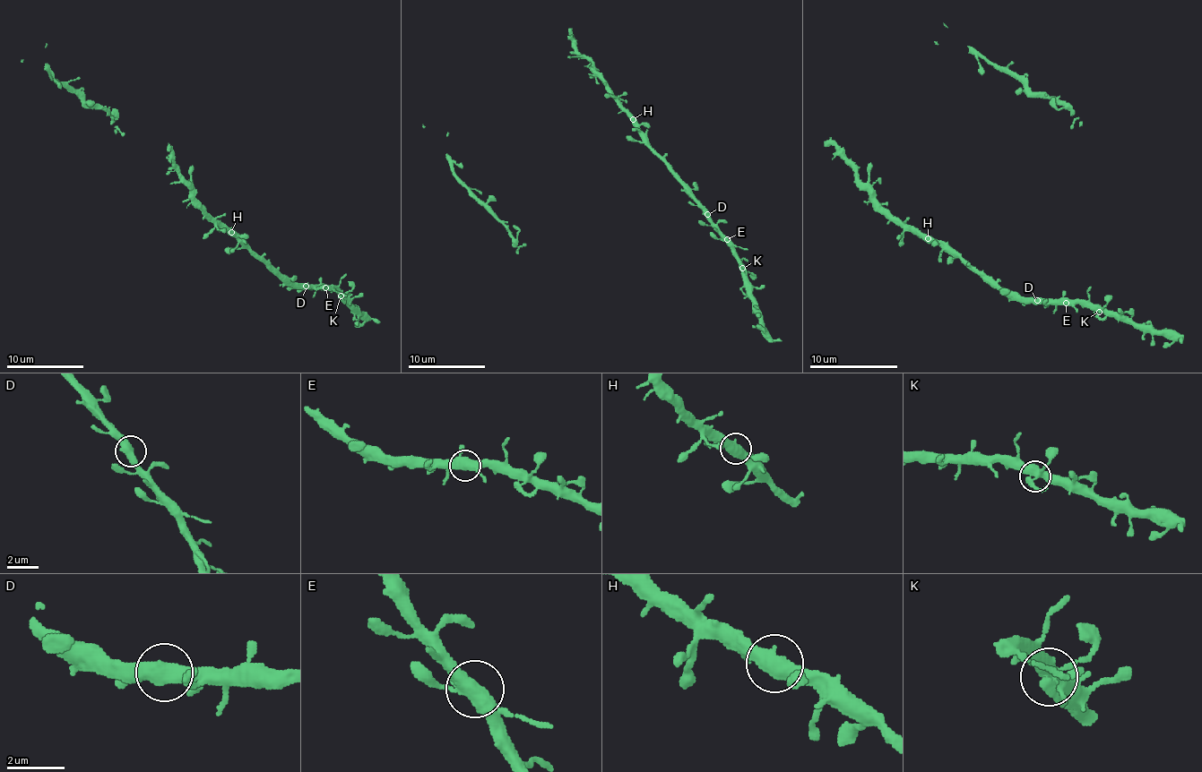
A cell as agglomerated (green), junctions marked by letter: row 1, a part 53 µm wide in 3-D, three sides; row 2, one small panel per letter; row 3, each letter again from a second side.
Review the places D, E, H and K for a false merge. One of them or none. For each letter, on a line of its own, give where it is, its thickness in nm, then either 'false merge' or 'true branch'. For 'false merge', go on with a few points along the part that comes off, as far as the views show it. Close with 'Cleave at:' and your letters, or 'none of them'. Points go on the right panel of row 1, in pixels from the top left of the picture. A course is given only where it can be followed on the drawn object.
D: place (1037, 300); calibre 500 nm; true branch
E: place (1066, 303); calibre 440 nm; true branch
H: place (928, 238); calibre 600 nm; true branch
K: place (1099, 312); calibre 440 nm; true branch
Cleave at: none of them

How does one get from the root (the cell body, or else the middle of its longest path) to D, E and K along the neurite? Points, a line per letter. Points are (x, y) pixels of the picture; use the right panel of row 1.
D: (910, 227), (955, 250), (1004, 292), (1017, 292), (1037, 300)
E: (910, 227), (955, 250), (1004, 292), (1066, 303)
K: (910, 227), (955, 250), (1004, 292), (1017, 292), (1026, 298), (1083, 300), (1099, 312)

